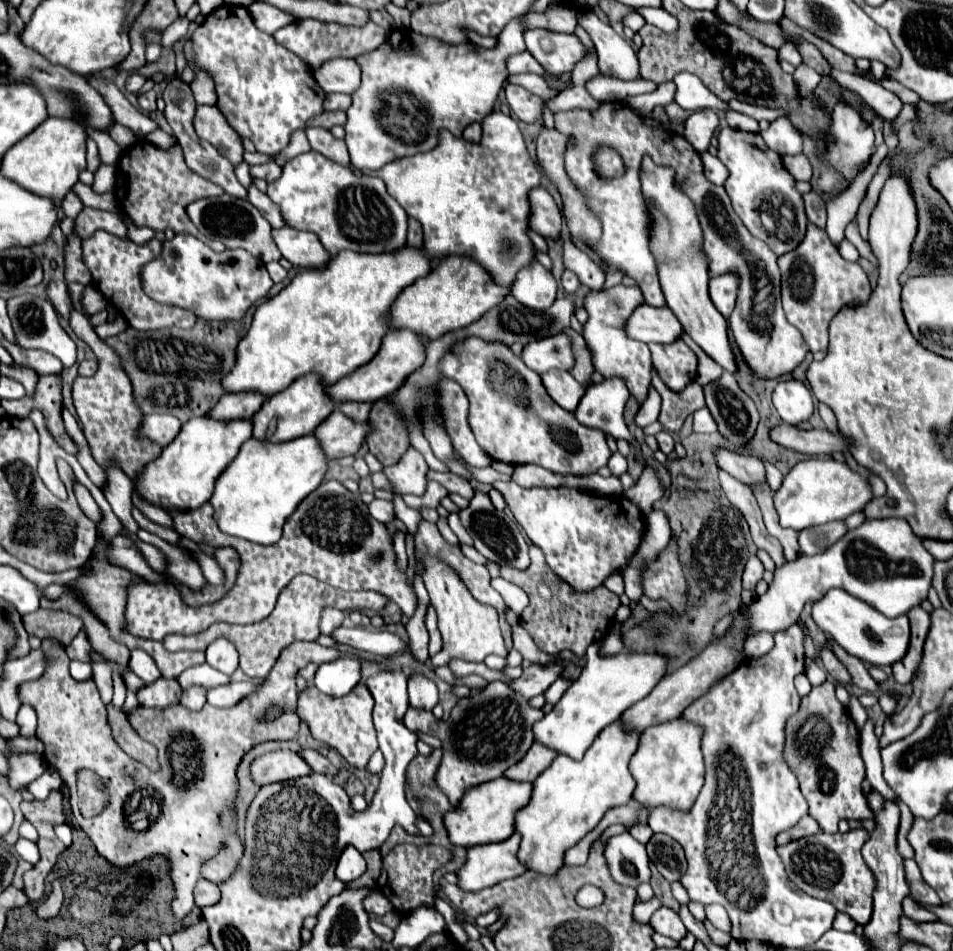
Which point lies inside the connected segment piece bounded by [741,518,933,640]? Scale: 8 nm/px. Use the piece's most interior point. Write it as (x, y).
(883, 563)

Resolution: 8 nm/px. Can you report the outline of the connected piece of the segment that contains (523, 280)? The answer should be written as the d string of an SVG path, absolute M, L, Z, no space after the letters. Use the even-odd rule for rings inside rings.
M533 262L529 268L523 268L513 286L511 294L527 308L547 310L555 302L557 282L549 270L545 270L539 262Z

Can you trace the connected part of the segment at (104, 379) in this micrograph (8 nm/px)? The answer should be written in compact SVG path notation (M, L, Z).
M77 310L71 312L71 328L81 340L85 340L93 348L93 352L99 358L99 370L95 372L95 376L78 375L72 385L72 399L77 408L77 416L79 416L83 432L85 432L85 438L91 444L93 458L101 466L107 466L111 460L115 460L131 478L135 478L147 462L151 462L159 456L161 446L157 446L145 438L135 438L135 430L139 428L143 416L141 416L141 410L137 408L137 404L133 402L131 382L129 382L127 374L119 368L119 358L113 352L113 348L109 348L93 332L89 318Z

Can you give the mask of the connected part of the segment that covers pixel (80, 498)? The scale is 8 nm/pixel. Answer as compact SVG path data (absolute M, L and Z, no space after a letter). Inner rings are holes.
M77 480L73 482L73 492L75 492L77 502L79 502L79 508L85 512L85 516L99 526L101 520L103 520L103 512L101 512L101 508L99 508L99 504L93 500L91 492L89 492L81 482L77 482Z

